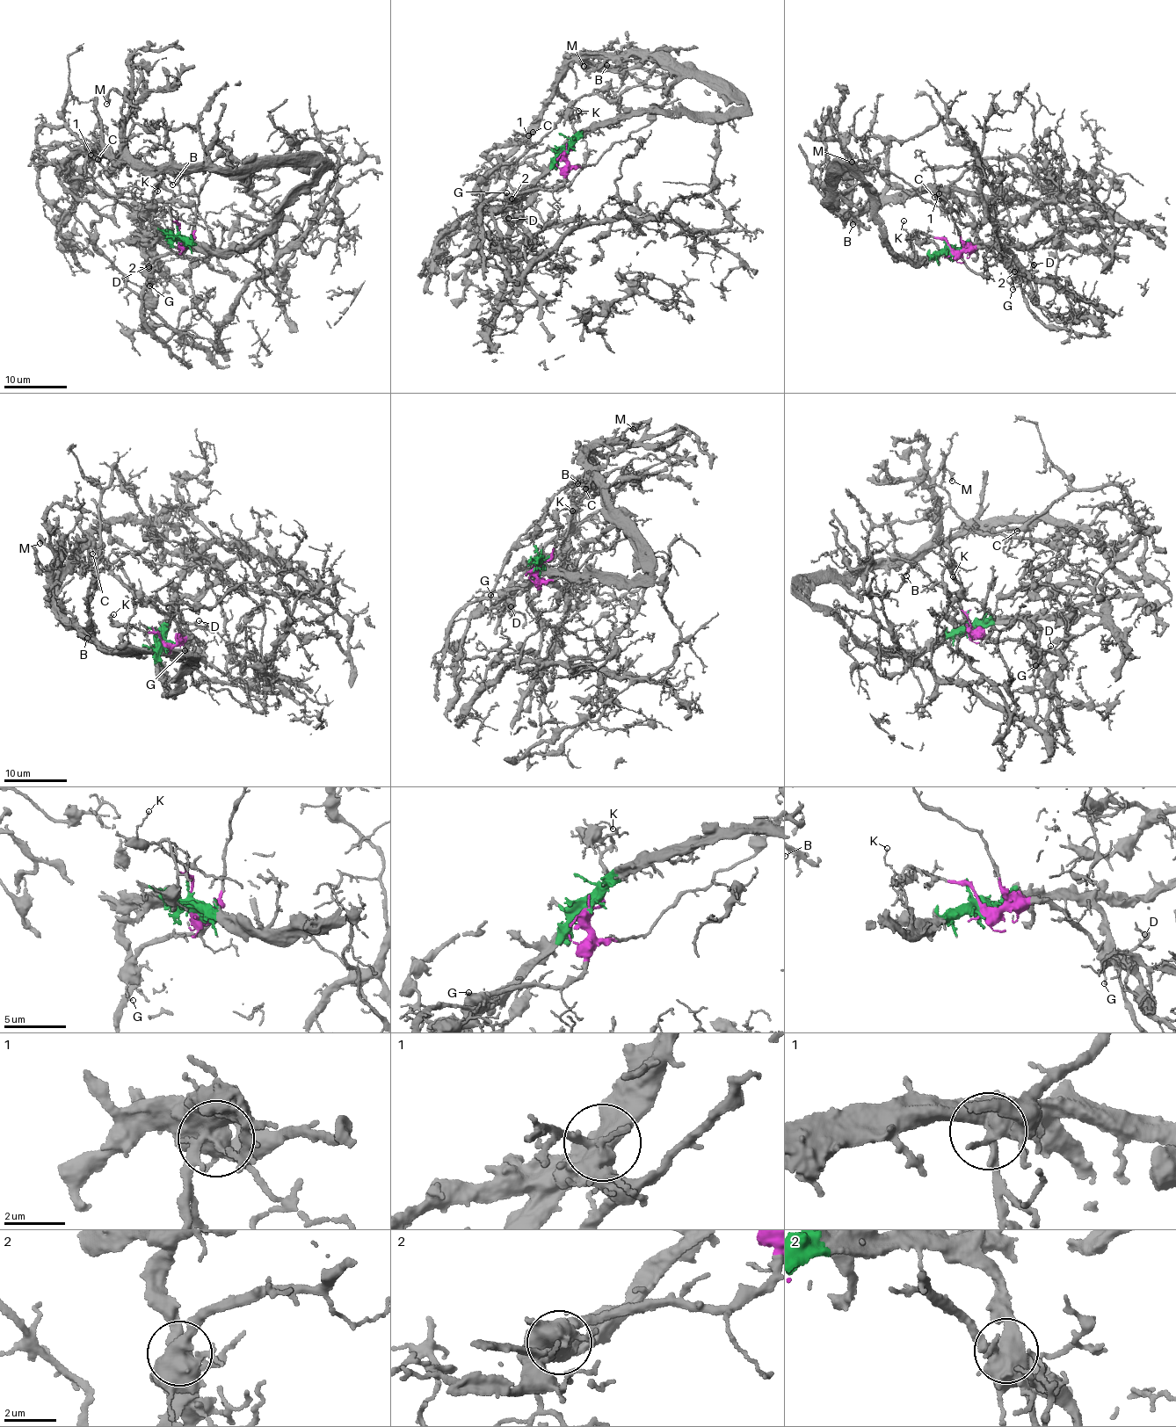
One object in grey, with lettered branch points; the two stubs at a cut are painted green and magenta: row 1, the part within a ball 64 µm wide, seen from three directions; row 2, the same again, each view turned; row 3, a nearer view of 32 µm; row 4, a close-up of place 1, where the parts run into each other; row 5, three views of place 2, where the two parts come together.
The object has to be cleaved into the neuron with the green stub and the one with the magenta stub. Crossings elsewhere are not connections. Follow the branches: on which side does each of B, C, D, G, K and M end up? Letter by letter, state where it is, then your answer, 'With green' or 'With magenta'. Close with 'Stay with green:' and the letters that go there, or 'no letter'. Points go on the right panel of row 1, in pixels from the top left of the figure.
B: Place: (852, 224). With green
C: Place: (934, 197). With green
D: Place: (1034, 264). With magenta
G: Place: (1012, 289). With magenta
K: Place: (903, 220). With magenta
M: Place: (852, 162). With green
Stay with green: B, C, M

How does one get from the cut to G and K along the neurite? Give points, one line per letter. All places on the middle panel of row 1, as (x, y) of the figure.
G: (565, 152), (567, 165), (560, 184), (552, 190), (506, 192)
K: (565, 152), (574, 141), (575, 134), (567, 111), (572, 107), (579, 110)

